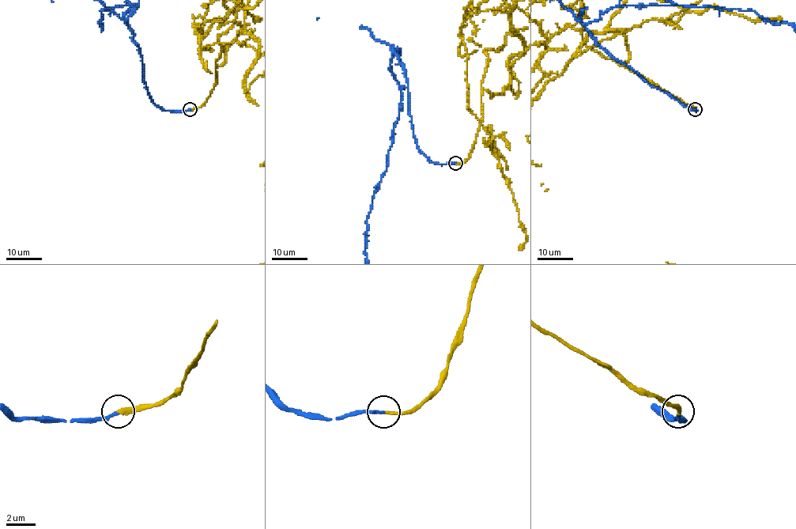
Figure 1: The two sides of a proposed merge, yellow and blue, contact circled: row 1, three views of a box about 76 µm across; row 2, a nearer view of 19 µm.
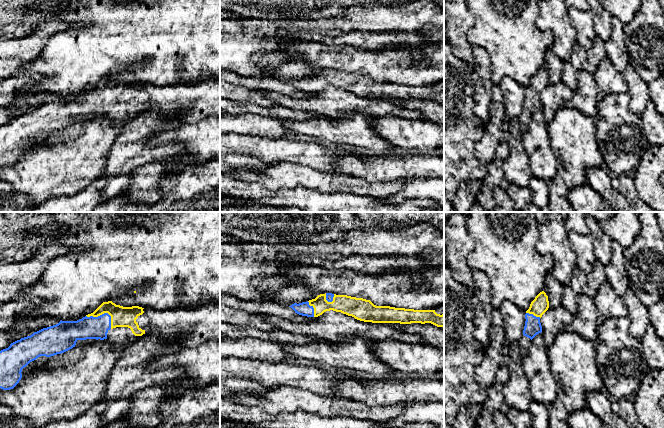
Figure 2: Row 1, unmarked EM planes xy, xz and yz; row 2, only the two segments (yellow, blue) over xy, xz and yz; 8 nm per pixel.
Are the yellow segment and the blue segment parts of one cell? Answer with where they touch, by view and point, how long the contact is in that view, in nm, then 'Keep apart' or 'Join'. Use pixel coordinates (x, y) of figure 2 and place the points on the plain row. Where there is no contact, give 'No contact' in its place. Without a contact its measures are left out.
Touches yellow at xy (104, 88). Shared border 240 nm. Join

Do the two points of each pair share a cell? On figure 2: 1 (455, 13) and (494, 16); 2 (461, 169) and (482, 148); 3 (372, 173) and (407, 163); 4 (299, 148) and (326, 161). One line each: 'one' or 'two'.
1: two
2: two
3: one
4: one

